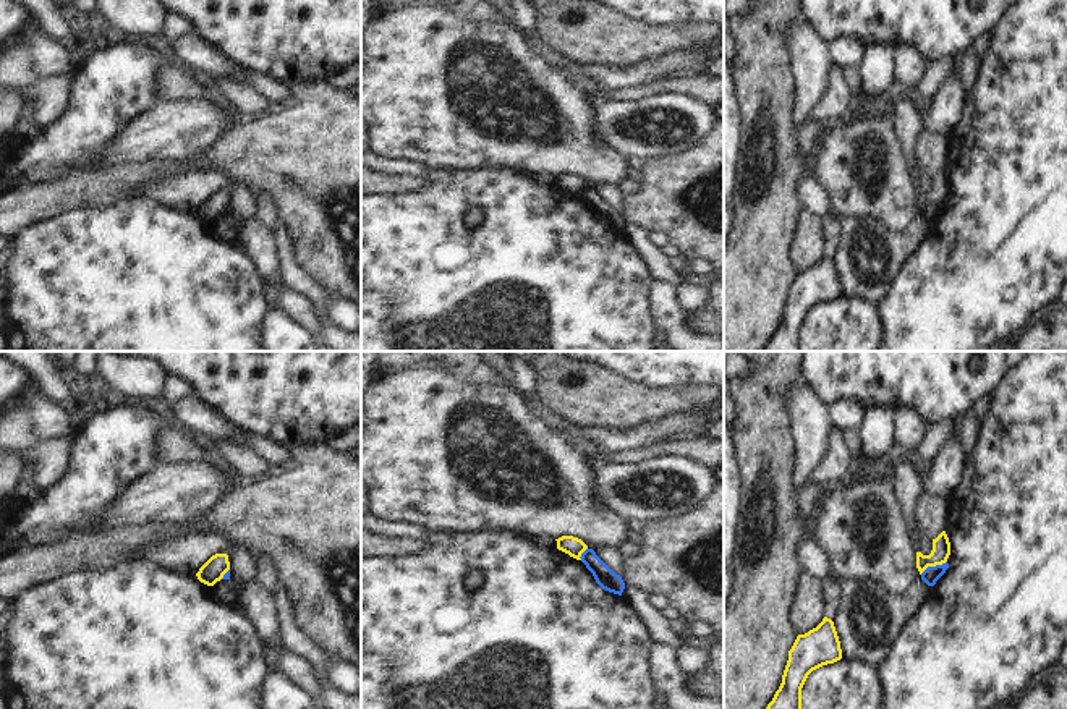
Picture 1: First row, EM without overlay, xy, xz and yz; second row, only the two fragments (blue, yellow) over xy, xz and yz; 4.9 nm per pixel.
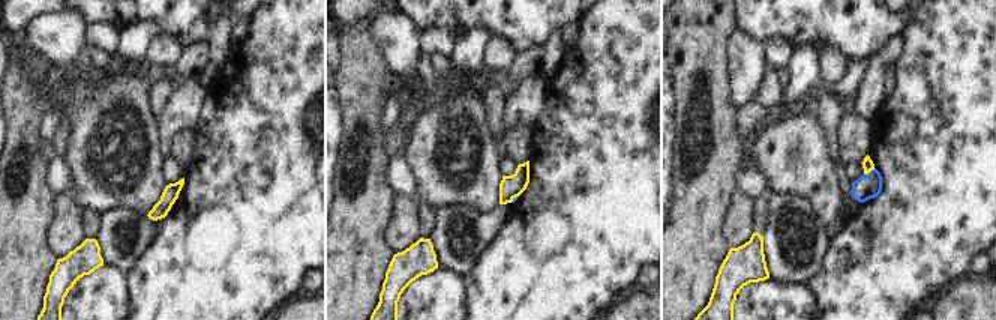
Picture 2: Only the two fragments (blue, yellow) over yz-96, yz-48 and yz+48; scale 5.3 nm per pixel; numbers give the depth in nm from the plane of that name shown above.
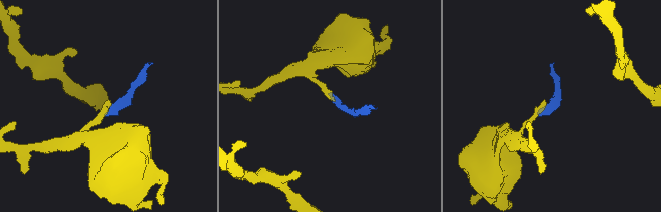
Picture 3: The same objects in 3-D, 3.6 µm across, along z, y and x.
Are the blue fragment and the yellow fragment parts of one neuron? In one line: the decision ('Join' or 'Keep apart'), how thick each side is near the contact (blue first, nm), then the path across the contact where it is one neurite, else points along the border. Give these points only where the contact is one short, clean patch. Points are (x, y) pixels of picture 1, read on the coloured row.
Keep apart. Thickness 80 nm (blue) against 100 nm. Boundary: yz (946, 560), (928, 565), (920, 573).

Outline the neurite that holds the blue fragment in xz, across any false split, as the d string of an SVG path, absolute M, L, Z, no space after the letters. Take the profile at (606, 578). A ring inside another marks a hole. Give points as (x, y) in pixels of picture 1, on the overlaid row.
M586 549L580 558L602 589L622 596L625 589L622 576L614 573L593 549Z

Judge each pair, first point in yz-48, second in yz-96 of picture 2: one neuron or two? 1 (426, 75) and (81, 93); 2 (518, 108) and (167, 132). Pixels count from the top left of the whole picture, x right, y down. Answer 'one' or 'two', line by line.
1: two
2: one

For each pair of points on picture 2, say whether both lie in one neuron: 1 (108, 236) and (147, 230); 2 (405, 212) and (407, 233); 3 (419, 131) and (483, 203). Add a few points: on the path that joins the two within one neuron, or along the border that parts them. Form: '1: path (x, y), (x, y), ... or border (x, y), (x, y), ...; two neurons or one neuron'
1: path (119, 233), (131, 220), (140, 220); one neuron
2: path (405, 217), (405, 229); one neuron
3: path (429, 153), (440, 176), (461, 193); one neuron

